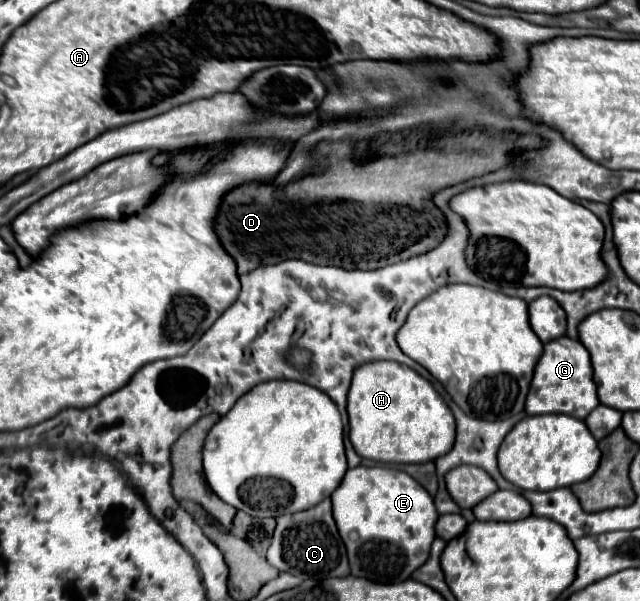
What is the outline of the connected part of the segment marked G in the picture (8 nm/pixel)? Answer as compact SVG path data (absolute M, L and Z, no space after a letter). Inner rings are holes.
M561 336L545 344L543 356L537 362L535 376L531 382L531 390L527 394L525 412L535 414L569 414L579 420L585 420L591 410L599 406L597 386L593 380L593 366L589 360L587 348L579 340L571 340Z

